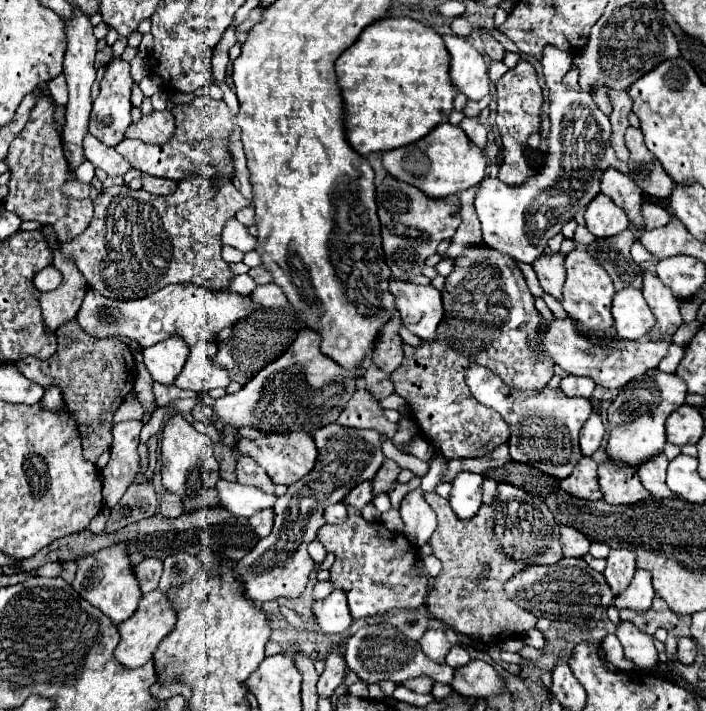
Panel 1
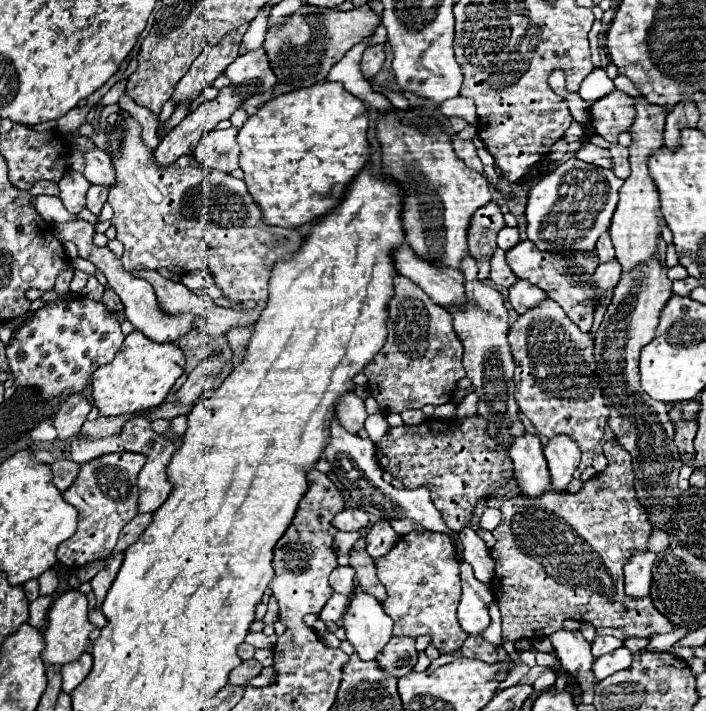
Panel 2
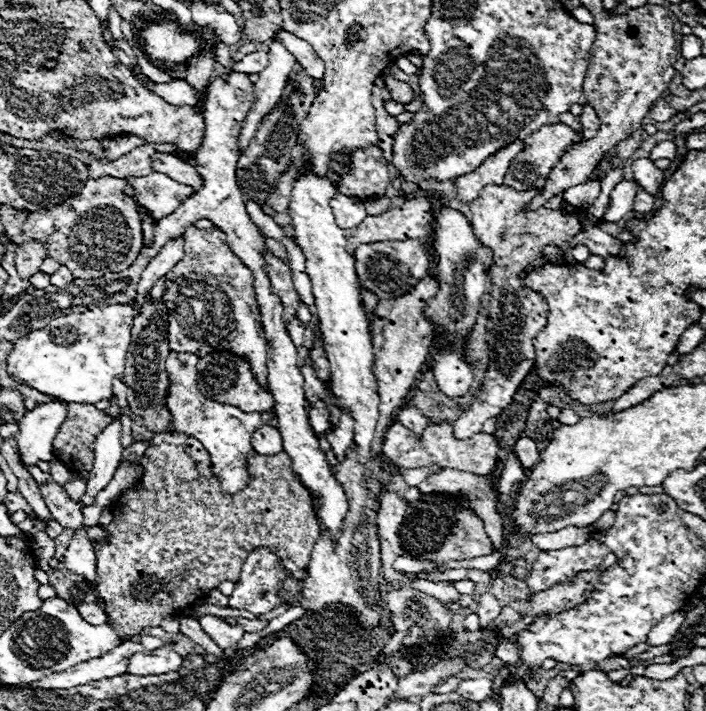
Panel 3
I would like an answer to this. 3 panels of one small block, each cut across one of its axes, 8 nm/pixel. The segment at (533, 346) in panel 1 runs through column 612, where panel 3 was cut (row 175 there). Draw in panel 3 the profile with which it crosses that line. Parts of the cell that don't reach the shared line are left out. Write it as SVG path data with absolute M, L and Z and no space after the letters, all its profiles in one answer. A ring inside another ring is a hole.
M368 146L352 152L352 166L350 172L342 176L340 192L358 198L384 196L388 184L390 174L386 160L382 158L382 150L378 146Z

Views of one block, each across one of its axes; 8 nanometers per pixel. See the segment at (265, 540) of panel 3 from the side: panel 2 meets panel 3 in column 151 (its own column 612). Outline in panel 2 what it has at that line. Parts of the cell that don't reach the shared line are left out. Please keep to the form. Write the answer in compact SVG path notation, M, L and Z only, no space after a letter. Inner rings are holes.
M608 440L603 445L603 454L608 460L606 470L584 482L578 494L554 492L552 486L548 486L540 498L514 496L500 506L504 518L500 526L492 530L496 538L496 546L492 548L492 558L496 560L492 588L502 612L502 638L514 642L520 638L550 636L560 630L562 622L568 618L588 622L596 628L622 628L622 634L628 638L650 638L652 634L666 634L676 630L670 620L658 614L650 596L630 598L624 594L622 568L626 558L638 550L646 550L650 522L646 510L636 498L630 454L616 440Z

